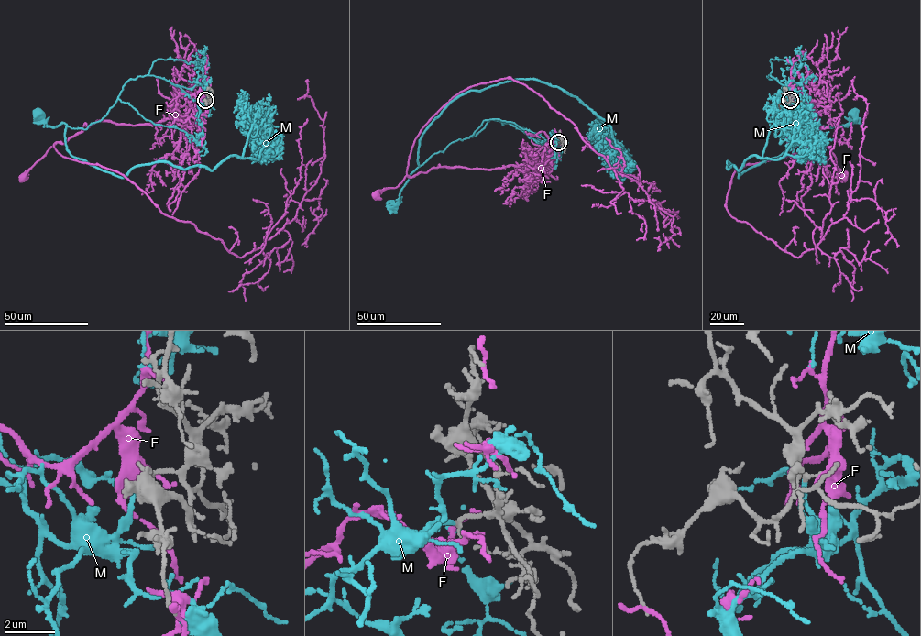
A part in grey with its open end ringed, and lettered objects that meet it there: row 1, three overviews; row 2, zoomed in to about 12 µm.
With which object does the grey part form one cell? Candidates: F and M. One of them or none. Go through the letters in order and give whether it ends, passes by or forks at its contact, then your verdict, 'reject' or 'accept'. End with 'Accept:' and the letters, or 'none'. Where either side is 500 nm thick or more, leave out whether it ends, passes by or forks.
F: it ends; reject
M: it ends; accept
Accept: M

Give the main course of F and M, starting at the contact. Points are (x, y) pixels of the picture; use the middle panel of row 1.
F: (558, 143), (529, 153), (532, 164), (433, 167), (407, 175), (397, 187), (376, 195)
M: (558, 142), (544, 148), (517, 127), (490, 119), (475, 136), (450, 143), (420, 165), (394, 206)

